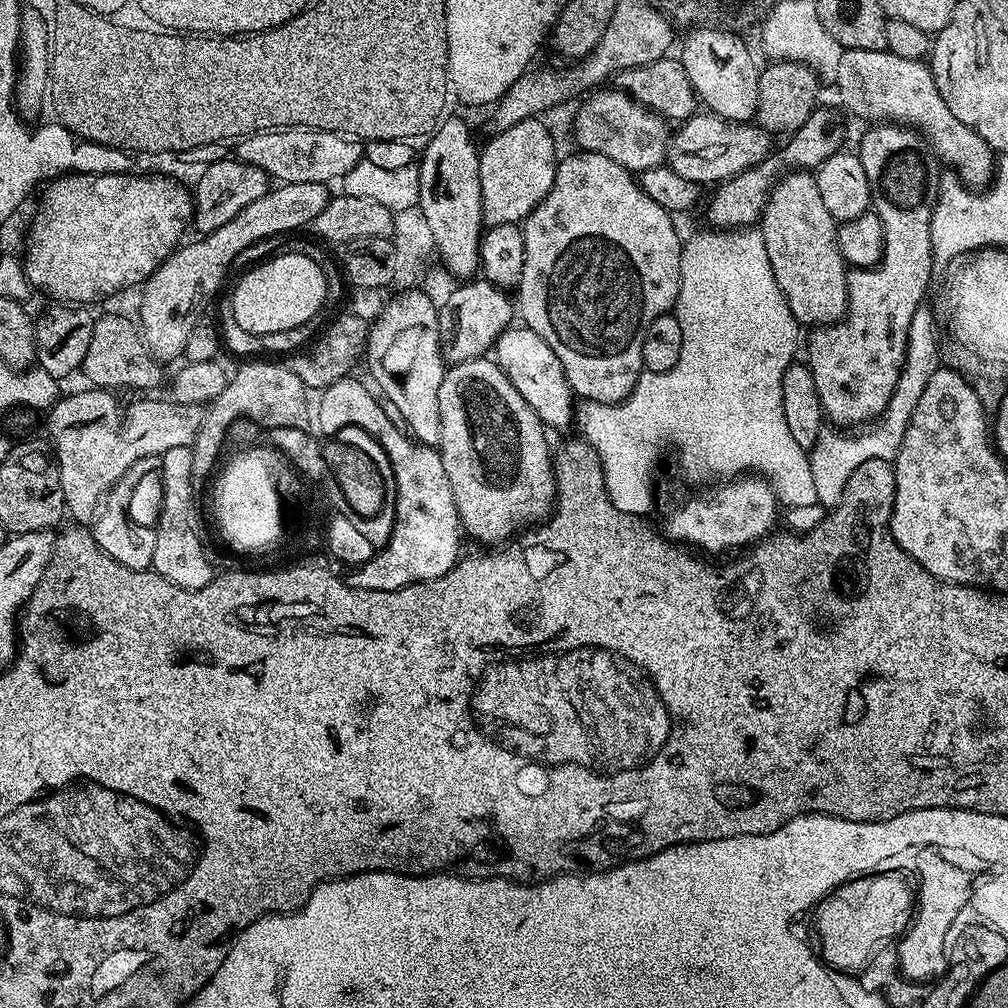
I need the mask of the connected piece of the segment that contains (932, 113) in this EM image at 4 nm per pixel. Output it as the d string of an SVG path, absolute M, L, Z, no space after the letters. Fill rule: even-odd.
M845 48L834 87L840 91L840 100L856 116L868 122L887 122L915 128L932 148L941 165L948 164L965 184L980 190L993 179L994 153L992 148L970 126L954 118L950 106L938 94L931 67L924 60L898 58L887 49L858 50Z

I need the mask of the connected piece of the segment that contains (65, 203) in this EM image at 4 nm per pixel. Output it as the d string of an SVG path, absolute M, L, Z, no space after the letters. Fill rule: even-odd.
M69 174L53 179L43 189L44 196L39 197L37 214L22 249L24 272L37 293L45 292L56 302L92 306L95 300L104 300L135 284L143 285L152 271L176 251L194 216L193 193L168 176L136 175Z

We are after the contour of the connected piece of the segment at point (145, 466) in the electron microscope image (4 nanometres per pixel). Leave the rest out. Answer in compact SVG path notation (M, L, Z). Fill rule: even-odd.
M147 456L138 462L134 462L134 466L130 466L130 470L126 470L126 474L122 474L122 478L118 478L118 482L110 489L108 495L104 497L102 507L95 517L94 535L98 546L102 546L102 550L106 554L110 554L110 558L114 558L122 566L130 566L141 570L152 568L156 529L152 526L147 528L144 524L135 524L132 521L131 514L128 513L128 507L132 504L134 488L142 480L146 479L151 472L153 475L159 467L160 457L158 456Z

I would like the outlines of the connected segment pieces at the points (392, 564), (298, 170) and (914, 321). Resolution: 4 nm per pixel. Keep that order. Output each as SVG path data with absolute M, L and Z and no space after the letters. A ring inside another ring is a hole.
M352 379L334 382L319 393L324 401L324 412L317 416L315 413L314 420L325 424L329 430L353 424L366 430L366 434L380 443L394 470L396 521L387 544L364 564L353 567L349 571L352 573L346 576L346 583L350 588L362 590L398 590L423 580L437 580L455 566L462 552L462 529L454 506L450 478L446 478L446 466L442 466L442 458L433 445L422 444L413 438L393 419L379 399L372 401L371 387L368 389L362 381Z
M317 128L254 132L251 136L243 137L236 146L235 159L266 170L266 174L280 184L318 182L327 185L328 180L339 181L341 176L354 170L354 166L358 166L358 162L364 159L364 144L361 141L339 132L327 132Z
M927 303L920 304L918 310L914 310L914 318L910 318L904 369L900 371L898 386L894 386L894 394L890 394L890 402L884 413L863 425L857 431L860 432L857 436L839 436L836 432L828 432L829 430L821 431L819 438L816 439L815 455L832 456L828 460L829 466L837 468L841 474L844 474L860 465L862 460L869 460L875 456L894 458L900 453L908 423L910 418L914 418L914 406L918 406L918 401L922 398L922 390L926 390L926 382L930 382L930 378L942 364L936 331L938 325L933 309Z

